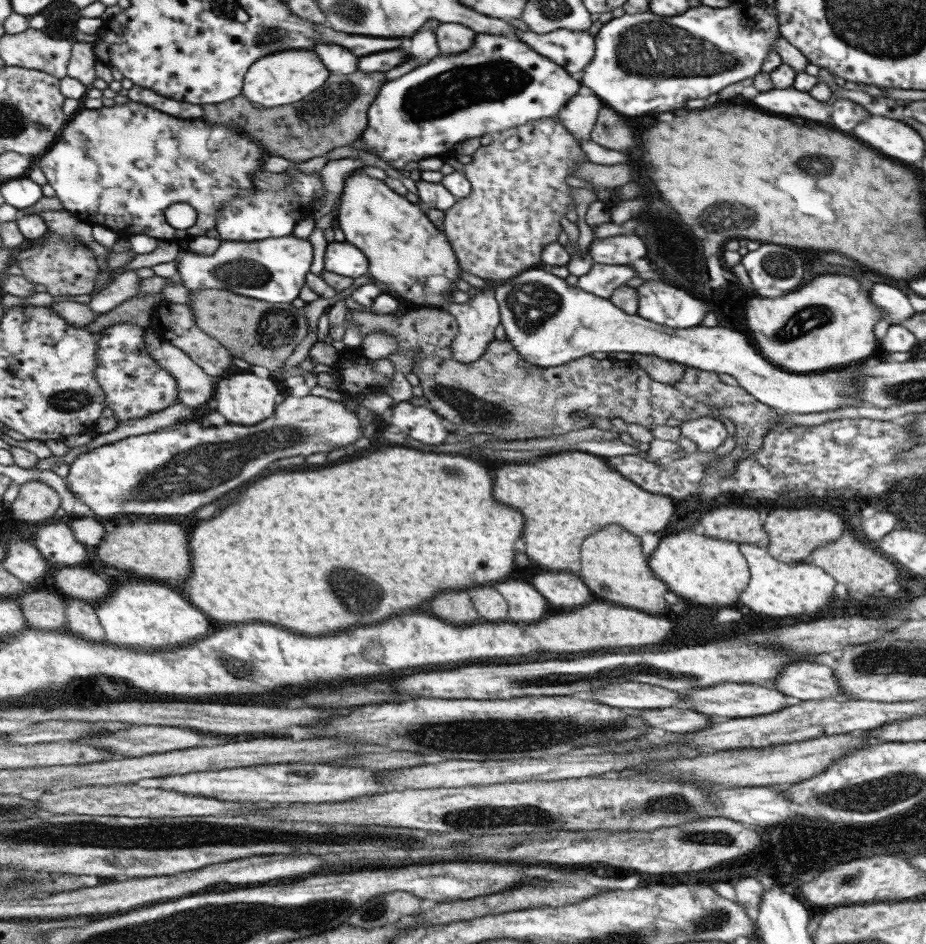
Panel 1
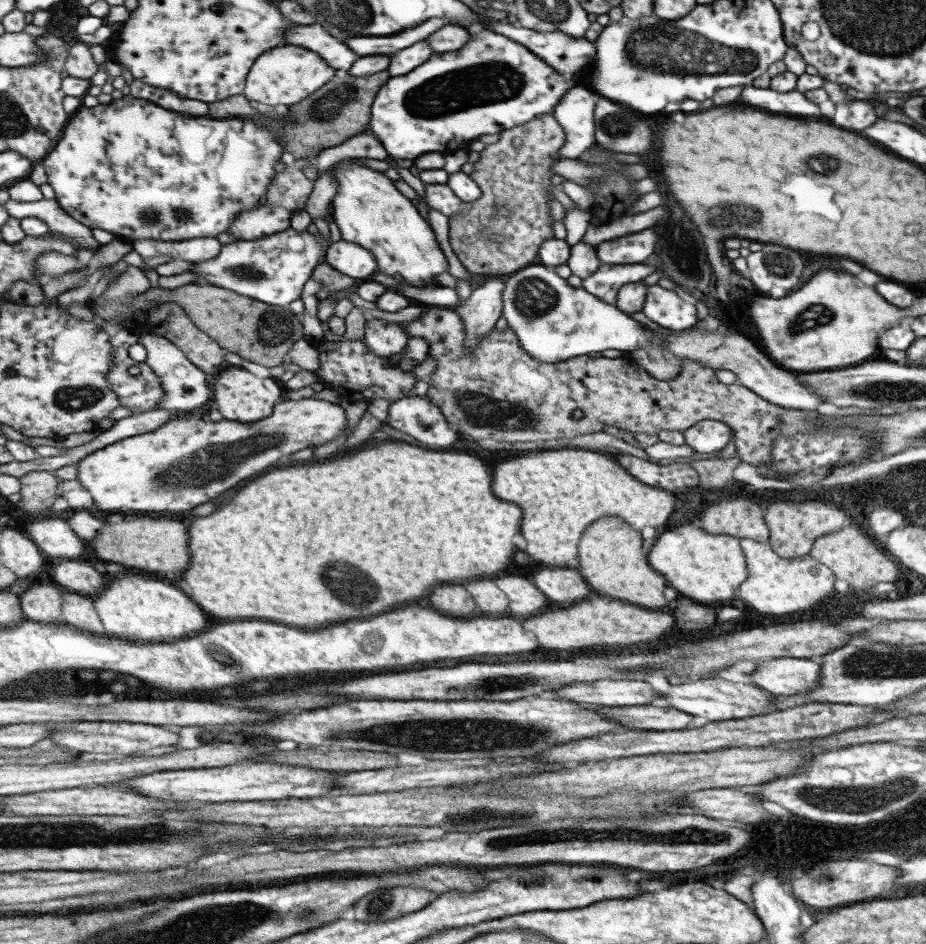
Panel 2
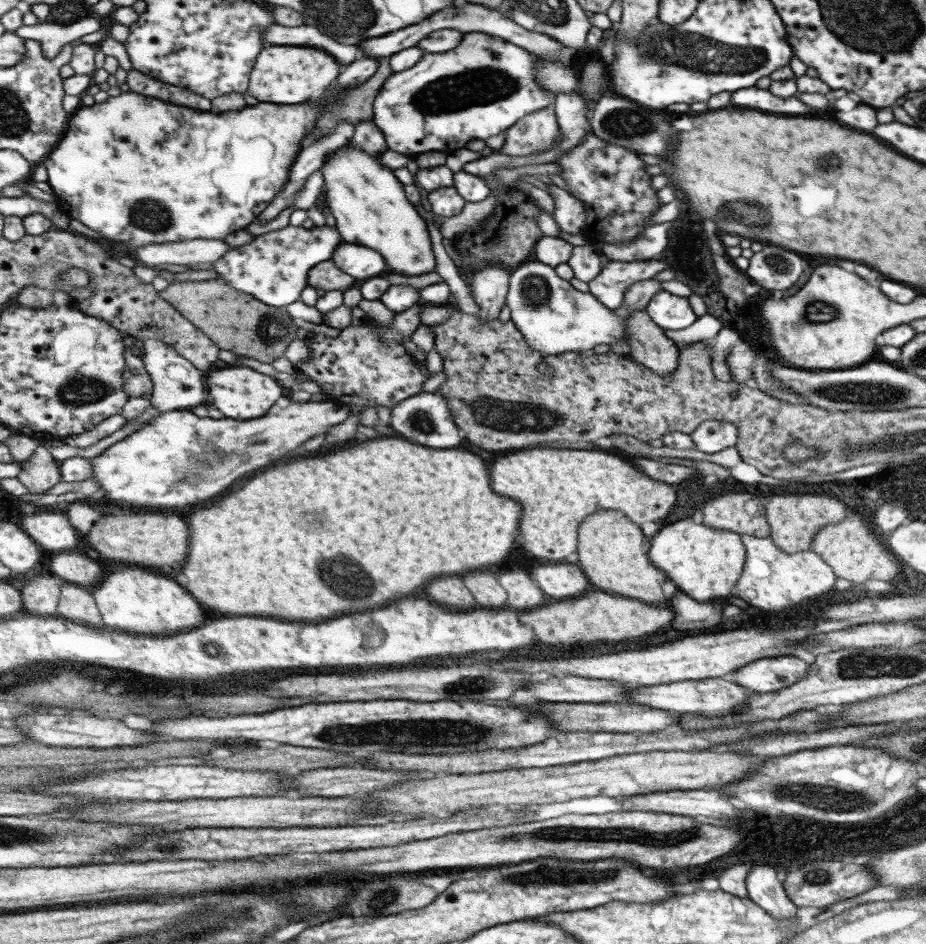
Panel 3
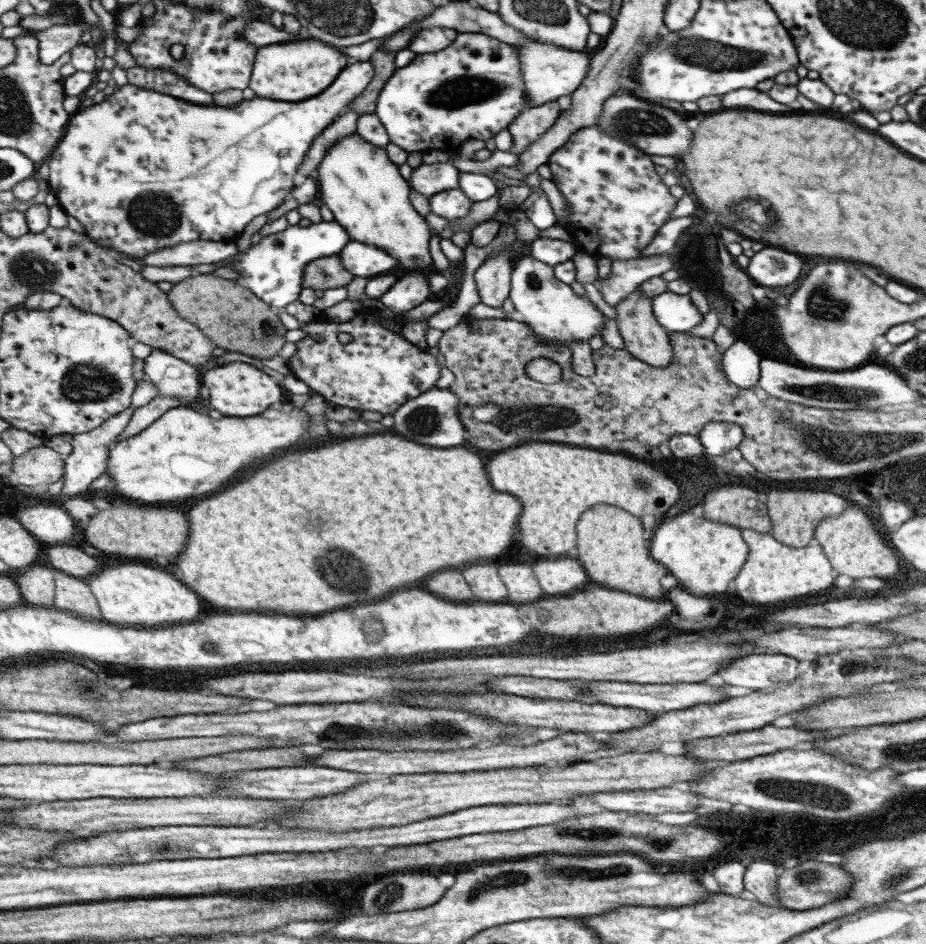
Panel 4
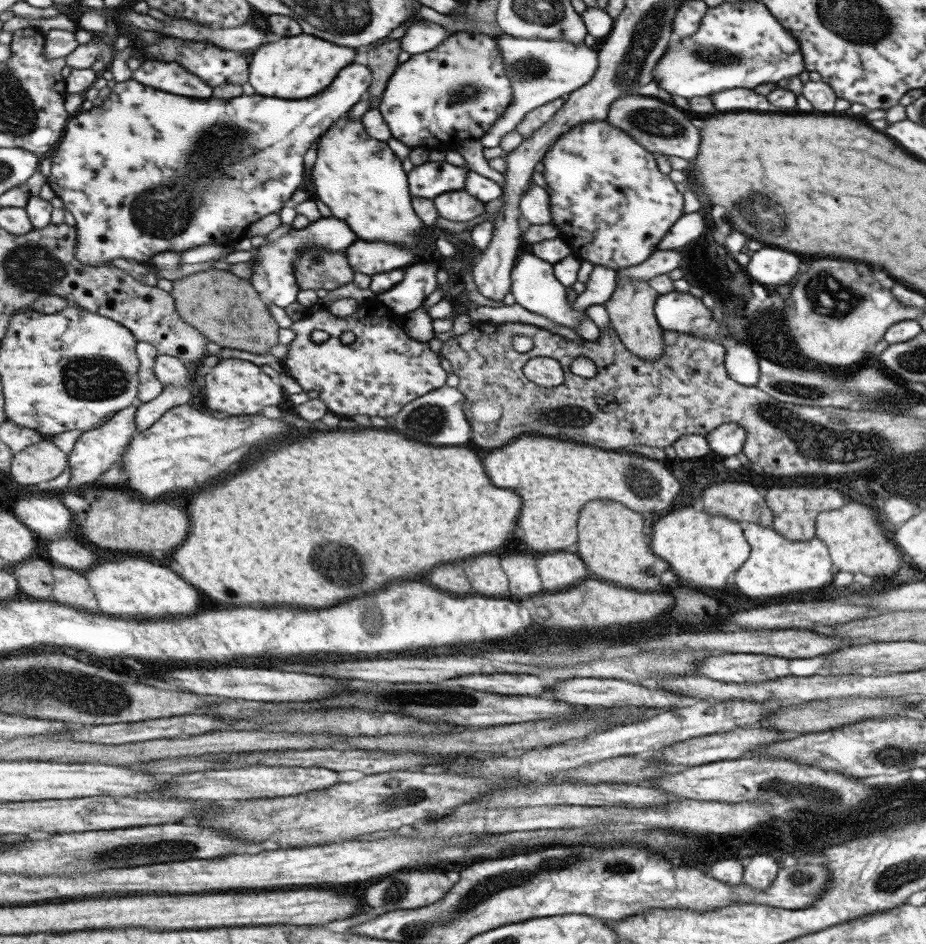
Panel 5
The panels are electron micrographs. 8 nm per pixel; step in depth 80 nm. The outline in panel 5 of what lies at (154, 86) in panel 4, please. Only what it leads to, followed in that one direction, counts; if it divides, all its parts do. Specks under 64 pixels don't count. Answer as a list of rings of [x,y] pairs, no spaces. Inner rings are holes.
[[[146,60],[134,71],[133,79],[176,95],[196,99],[210,99],[215,96],[214,88],[207,81],[186,75],[183,66],[178,64]]]

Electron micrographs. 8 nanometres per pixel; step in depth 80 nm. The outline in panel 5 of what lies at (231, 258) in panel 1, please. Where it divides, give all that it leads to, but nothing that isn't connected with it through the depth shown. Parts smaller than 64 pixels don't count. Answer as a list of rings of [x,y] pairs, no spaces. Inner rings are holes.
[[[333,216],[319,218],[310,223],[307,228],[292,228],[286,235],[279,237],[273,243],[266,243],[257,249],[257,253],[251,259],[256,264],[251,282],[268,305],[275,304],[286,309],[297,302],[297,294],[301,289],[295,278],[294,262],[307,250],[329,249],[331,252],[344,253],[344,250],[355,239],[355,233],[348,227],[348,224]]]

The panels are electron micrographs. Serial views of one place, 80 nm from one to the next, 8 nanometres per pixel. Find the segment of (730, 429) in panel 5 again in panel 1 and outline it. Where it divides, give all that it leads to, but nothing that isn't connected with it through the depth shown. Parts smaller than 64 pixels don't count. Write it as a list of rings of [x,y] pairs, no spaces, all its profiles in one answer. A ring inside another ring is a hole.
[[[701,417],[697,420],[680,422],[680,434],[697,446],[697,451],[709,453],[721,446],[727,438],[725,426],[713,417]]]

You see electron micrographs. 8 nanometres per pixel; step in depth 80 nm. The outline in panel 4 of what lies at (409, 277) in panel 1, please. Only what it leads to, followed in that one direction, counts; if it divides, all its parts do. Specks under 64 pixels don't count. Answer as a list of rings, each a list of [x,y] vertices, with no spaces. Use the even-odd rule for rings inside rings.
[[[356,131],[337,139],[335,144],[327,147],[326,157],[317,170],[319,182],[318,193],[322,202],[329,208],[333,221],[346,229],[351,241],[362,241],[363,244],[378,246],[397,258],[397,266],[409,271],[420,271],[431,264],[427,248],[429,237],[433,231],[424,217],[417,214],[408,199],[410,186],[401,176],[398,166],[390,161],[383,147],[376,147],[363,140]]]

